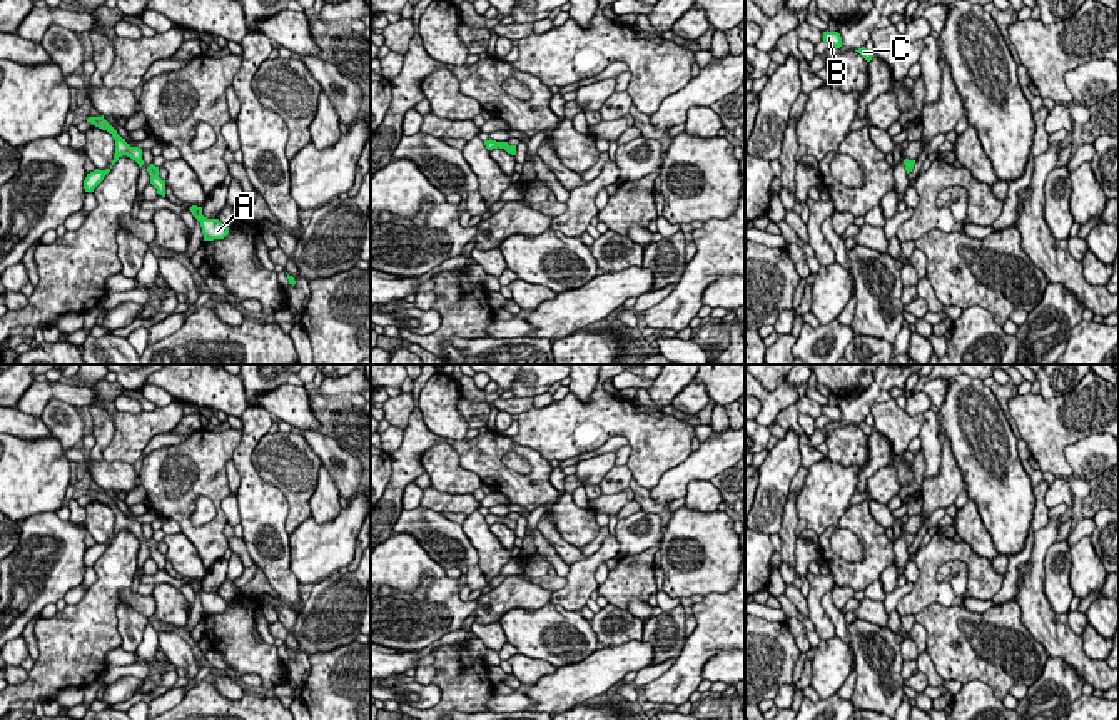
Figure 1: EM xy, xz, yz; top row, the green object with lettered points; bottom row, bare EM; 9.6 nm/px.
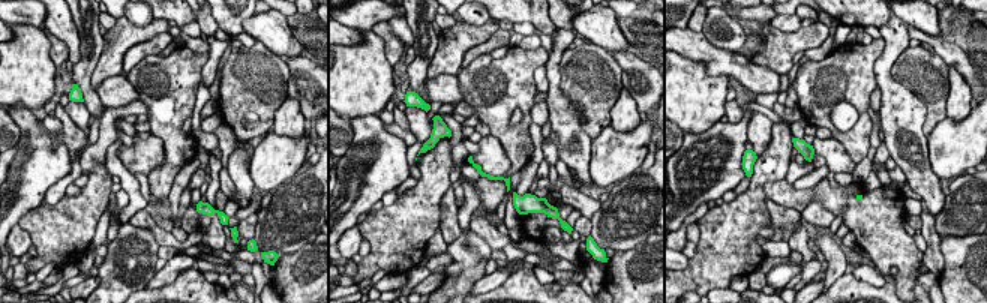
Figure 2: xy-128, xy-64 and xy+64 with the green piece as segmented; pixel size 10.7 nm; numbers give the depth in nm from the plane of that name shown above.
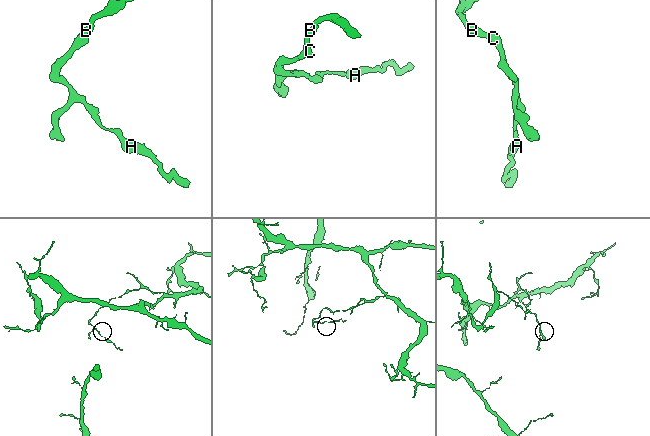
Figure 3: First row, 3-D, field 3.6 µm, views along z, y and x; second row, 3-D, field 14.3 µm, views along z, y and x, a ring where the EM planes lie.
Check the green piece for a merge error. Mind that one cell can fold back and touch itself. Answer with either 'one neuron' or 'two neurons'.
two neurons

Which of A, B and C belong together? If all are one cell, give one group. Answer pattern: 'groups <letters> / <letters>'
groups A / B C

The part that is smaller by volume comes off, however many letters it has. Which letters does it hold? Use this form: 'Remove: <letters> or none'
Remove: A

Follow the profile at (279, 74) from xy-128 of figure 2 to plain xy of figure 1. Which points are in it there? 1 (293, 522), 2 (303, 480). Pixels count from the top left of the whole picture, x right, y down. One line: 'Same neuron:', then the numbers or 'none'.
Same neuron: 1, 2

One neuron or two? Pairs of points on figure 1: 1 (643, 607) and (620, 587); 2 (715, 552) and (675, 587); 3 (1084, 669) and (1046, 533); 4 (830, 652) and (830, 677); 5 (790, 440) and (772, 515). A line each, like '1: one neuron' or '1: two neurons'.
1: two neurons
2: one neuron
3: one neuron
4: one neuron
5: one neuron

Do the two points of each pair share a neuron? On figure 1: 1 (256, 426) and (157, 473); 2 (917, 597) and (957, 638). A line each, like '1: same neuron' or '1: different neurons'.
1: different neurons
2: different neurons

